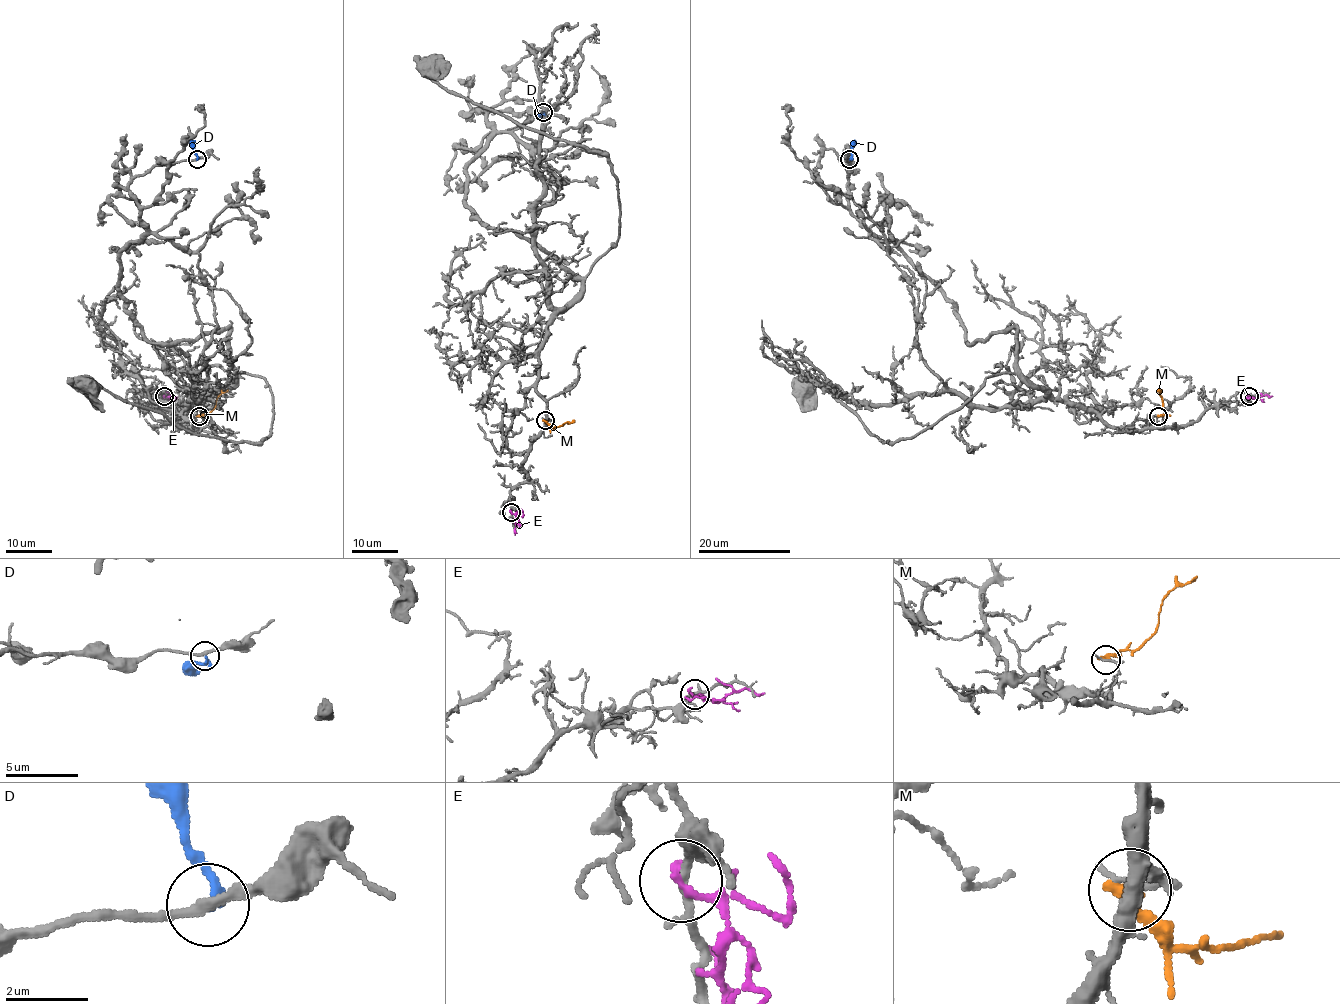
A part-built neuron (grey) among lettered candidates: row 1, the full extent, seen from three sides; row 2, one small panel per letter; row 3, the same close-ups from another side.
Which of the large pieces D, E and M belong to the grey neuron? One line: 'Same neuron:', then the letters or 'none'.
Same neuron: none

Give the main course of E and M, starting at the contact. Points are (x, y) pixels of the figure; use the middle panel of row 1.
E: (511, 512), (516, 516), (514, 535)
M: (546, 420), (551, 427), (575, 420)

